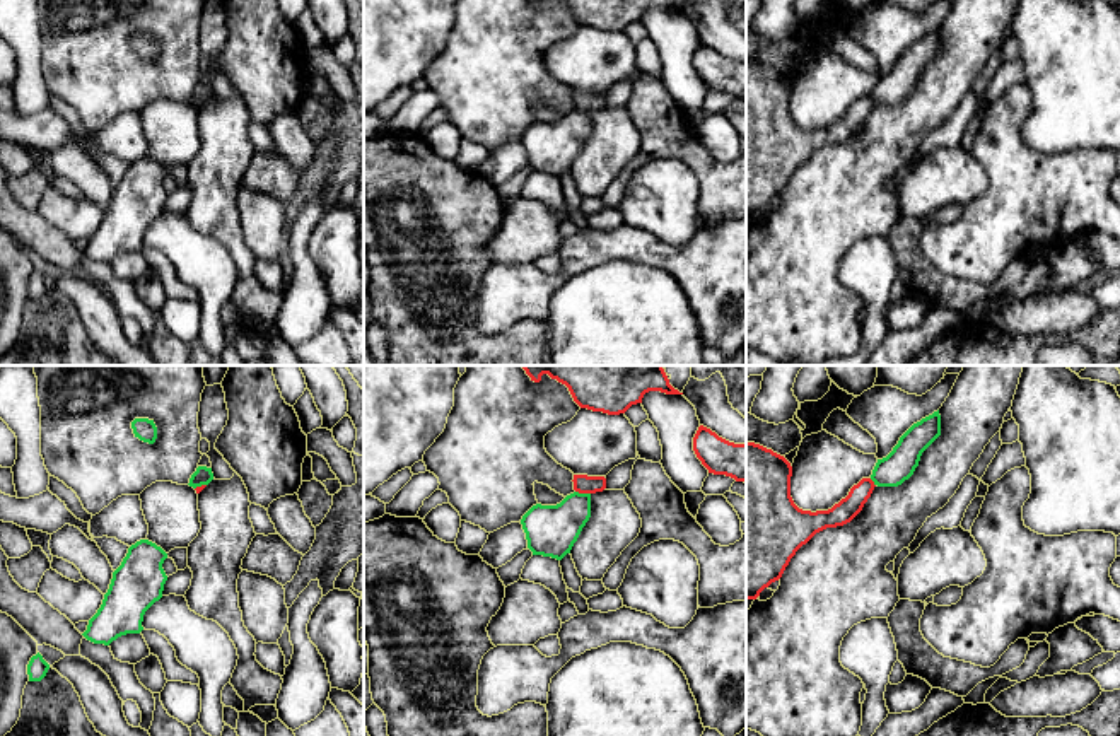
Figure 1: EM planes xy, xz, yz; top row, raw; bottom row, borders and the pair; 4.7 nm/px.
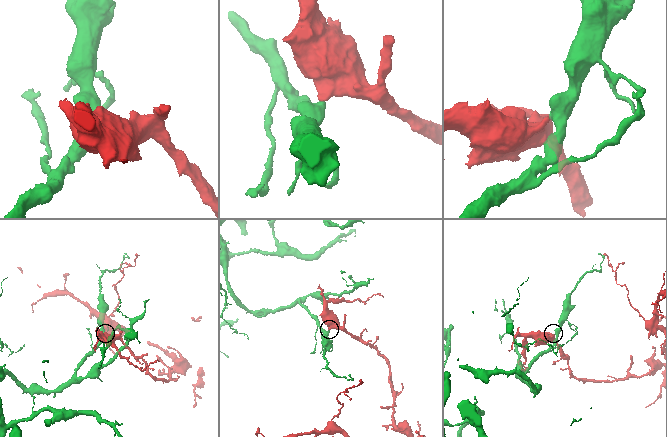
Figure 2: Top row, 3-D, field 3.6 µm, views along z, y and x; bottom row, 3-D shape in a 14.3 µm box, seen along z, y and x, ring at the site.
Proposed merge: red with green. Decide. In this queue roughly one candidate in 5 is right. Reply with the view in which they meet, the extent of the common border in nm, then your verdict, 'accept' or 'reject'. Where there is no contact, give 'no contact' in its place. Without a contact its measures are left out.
meets red in xz; contact 70 nm long; reject

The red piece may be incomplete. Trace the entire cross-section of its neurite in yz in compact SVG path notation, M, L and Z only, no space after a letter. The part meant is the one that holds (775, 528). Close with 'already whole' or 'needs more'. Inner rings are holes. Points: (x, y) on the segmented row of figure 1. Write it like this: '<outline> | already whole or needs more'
M746 441L746 599L756 599L779 581L796 552L816 533L850 523L874 490L871 478L854 485L845 499L828 511L802 511L790 497L790 463L760 444Z | already whole

